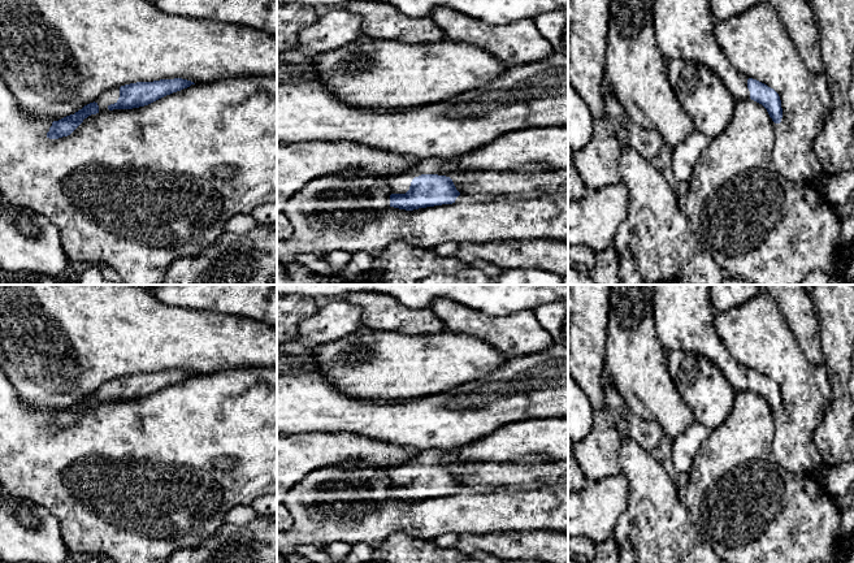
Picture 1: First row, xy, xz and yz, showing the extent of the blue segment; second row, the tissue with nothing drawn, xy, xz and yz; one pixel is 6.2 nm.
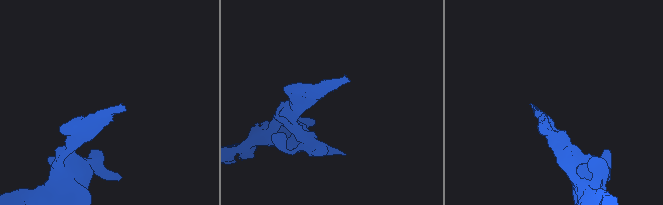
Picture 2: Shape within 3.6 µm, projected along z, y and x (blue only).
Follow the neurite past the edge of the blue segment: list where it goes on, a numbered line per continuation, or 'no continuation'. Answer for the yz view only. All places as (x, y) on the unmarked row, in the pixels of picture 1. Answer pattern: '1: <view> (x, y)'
1: yz (684, 316)

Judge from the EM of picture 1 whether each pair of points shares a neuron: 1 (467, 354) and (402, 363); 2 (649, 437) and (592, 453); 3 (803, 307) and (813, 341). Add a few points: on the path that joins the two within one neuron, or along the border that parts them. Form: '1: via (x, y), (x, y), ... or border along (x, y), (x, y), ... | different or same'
1: via (451, 359), (438, 363), (417, 363) | same
2: via (634, 432), (611, 433), (606, 438) | same
3: via (803, 315), (807, 333) | same

